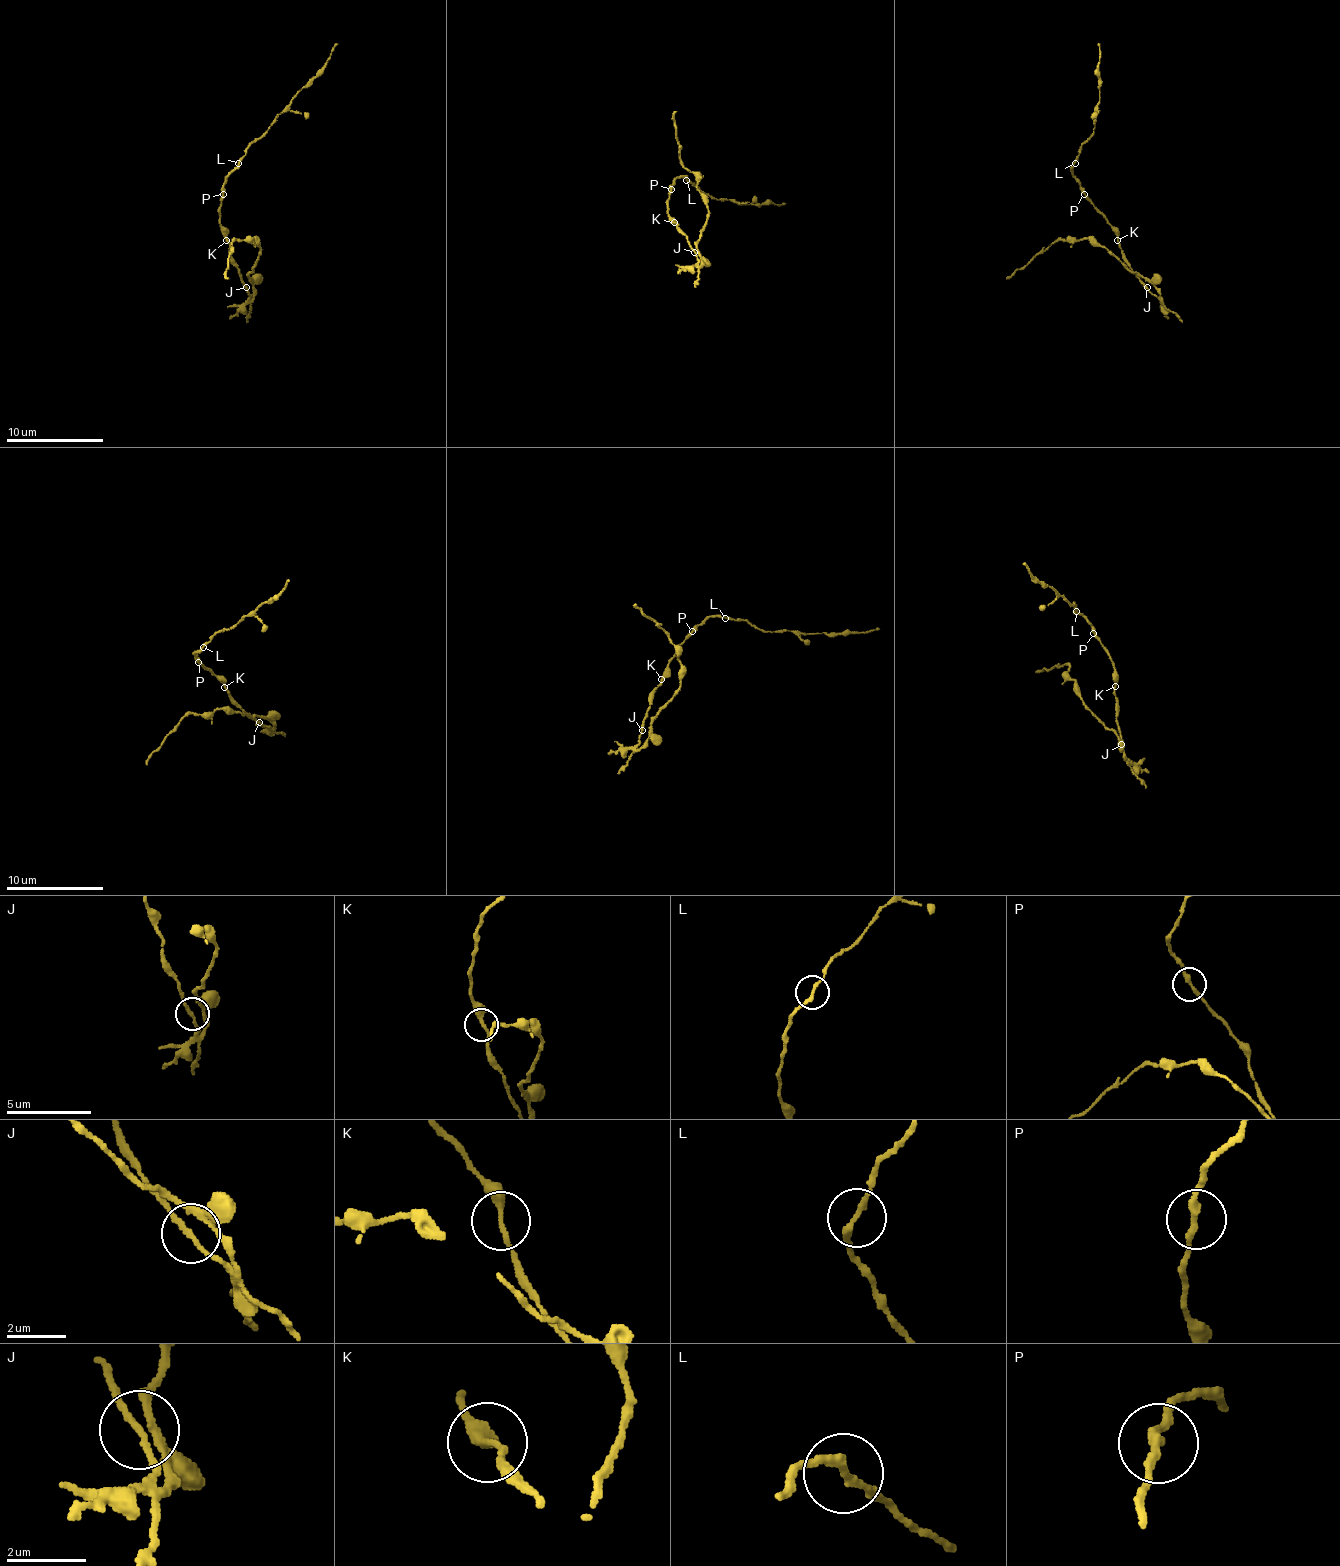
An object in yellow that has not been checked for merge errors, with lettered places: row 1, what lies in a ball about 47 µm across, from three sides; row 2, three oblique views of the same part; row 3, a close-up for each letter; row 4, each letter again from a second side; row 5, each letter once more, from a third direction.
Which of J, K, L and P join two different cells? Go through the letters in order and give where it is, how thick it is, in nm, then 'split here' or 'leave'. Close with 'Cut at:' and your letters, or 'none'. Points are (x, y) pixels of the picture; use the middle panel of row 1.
J: place (694, 252); calibre 150 nm; split here
K: place (674, 222); calibre 240 nm; leave
L: place (686, 180); calibre 190 nm; leave
P: place (671, 189); calibre 240 nm; leave
Cut at: J

